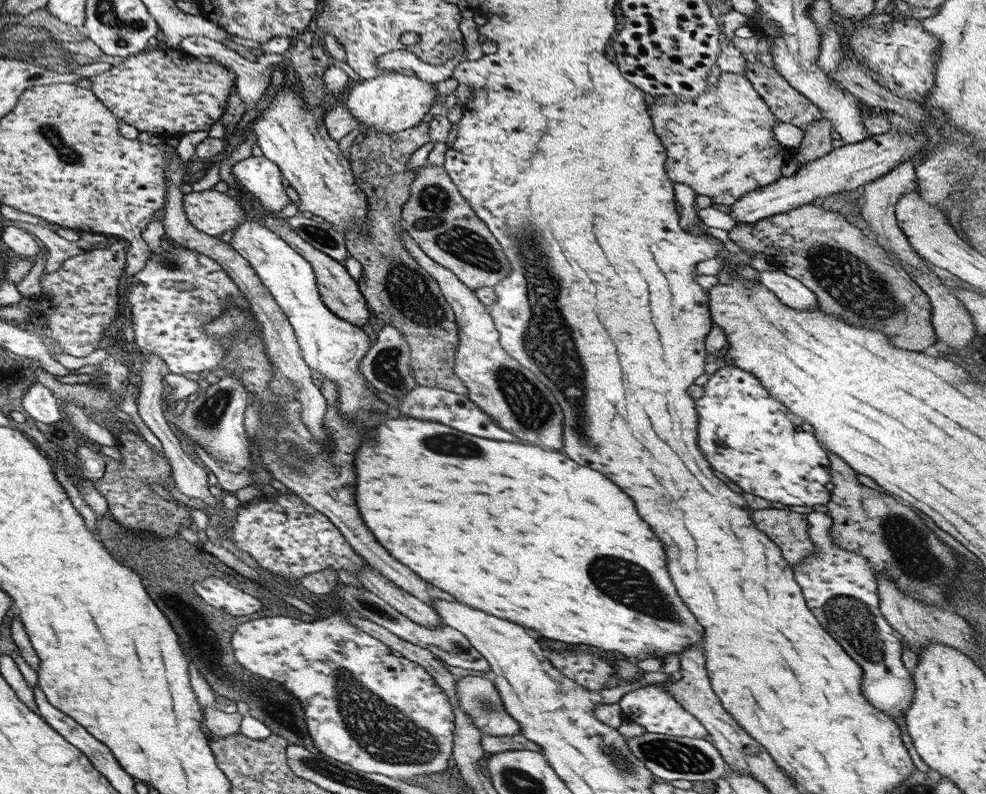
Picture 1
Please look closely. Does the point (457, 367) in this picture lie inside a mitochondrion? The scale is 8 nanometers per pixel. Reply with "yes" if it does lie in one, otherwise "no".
no

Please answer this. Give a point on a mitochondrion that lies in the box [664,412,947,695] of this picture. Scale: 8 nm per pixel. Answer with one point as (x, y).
(852, 620)

